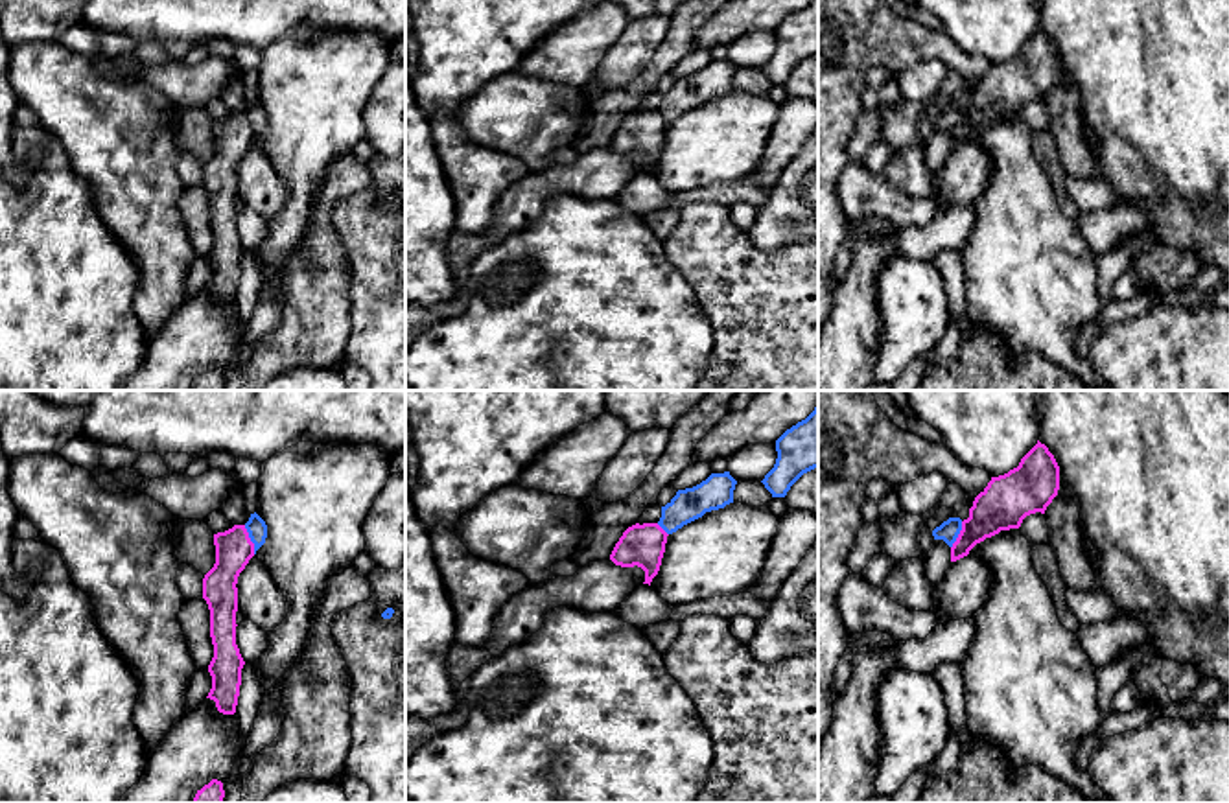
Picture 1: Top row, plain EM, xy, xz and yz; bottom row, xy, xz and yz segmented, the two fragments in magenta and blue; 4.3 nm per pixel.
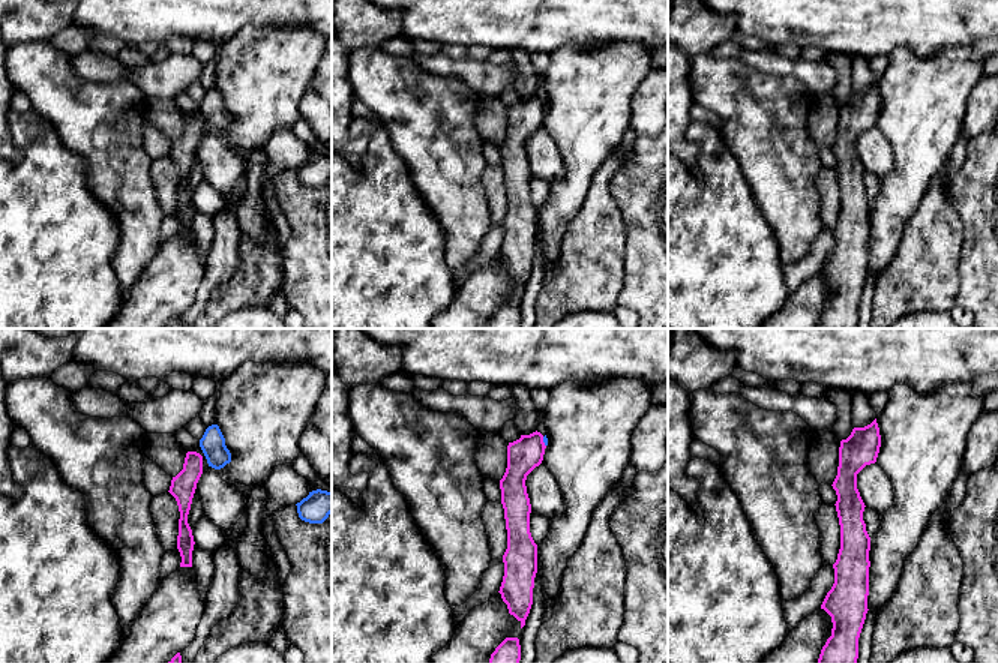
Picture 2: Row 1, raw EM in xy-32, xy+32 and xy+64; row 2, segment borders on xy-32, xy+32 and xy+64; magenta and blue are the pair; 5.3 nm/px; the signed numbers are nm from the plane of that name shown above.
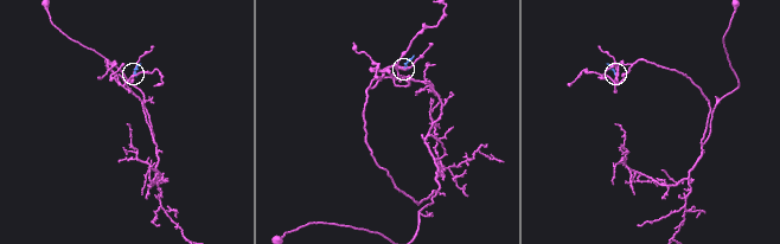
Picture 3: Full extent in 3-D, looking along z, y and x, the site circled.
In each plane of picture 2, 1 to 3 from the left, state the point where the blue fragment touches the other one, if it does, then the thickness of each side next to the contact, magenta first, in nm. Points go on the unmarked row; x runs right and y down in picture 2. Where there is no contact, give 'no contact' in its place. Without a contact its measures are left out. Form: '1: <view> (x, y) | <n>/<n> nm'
1: no contact
2: xy+32 (542, 105) | 180/30 nm
3: no contact

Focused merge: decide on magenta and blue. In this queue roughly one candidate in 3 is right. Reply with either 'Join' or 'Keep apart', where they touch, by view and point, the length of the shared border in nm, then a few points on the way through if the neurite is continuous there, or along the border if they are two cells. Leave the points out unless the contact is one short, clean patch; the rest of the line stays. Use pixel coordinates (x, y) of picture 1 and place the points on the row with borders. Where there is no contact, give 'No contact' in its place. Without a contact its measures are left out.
Keep apart. Touches magenta at xy (249, 540). Shared border 140 nm. Boundary: xy (244, 525), (255, 553)

